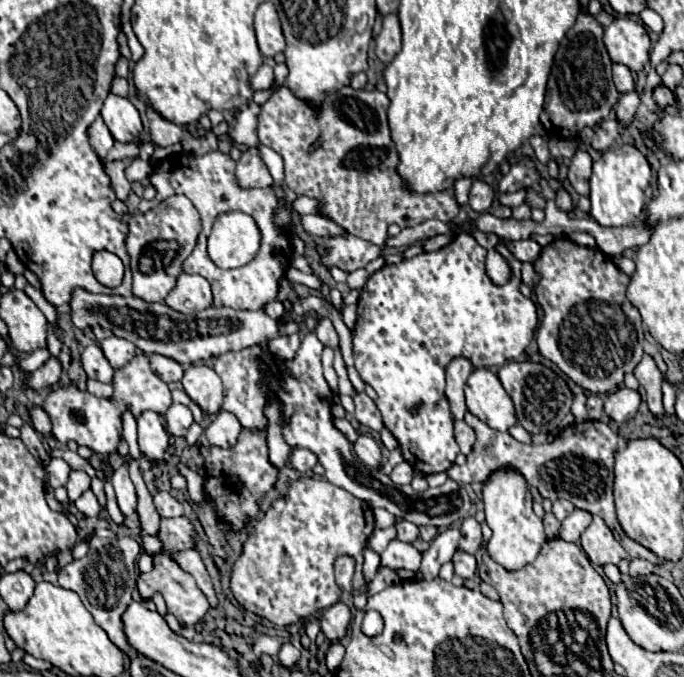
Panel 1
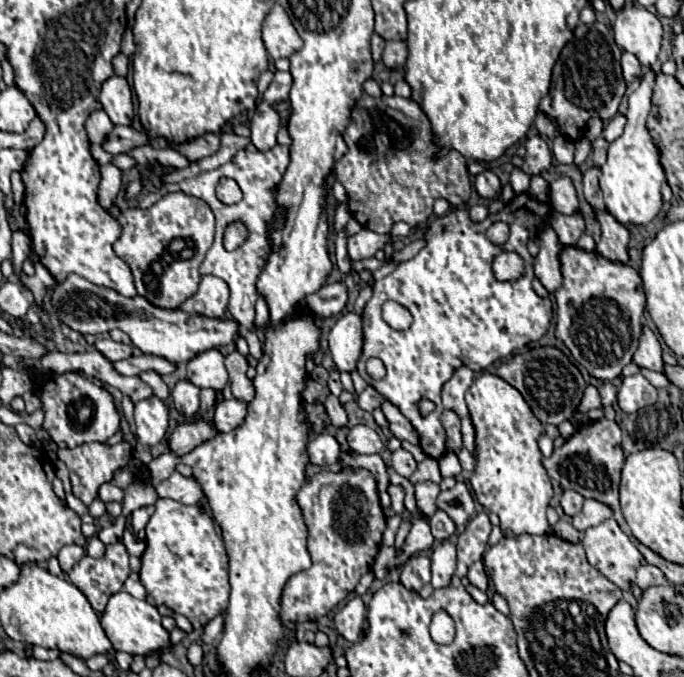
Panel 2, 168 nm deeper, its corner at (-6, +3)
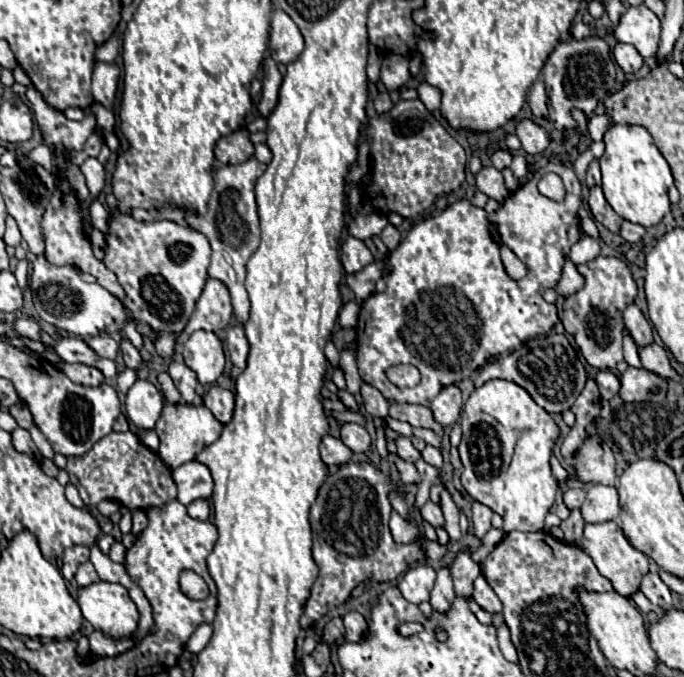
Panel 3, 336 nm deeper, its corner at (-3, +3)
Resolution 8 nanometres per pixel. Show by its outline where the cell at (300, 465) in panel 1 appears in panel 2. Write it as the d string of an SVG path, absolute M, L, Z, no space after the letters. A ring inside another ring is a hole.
M320 434L308 444L308 460L316 466L328 466L338 462L340 444L330 434Z

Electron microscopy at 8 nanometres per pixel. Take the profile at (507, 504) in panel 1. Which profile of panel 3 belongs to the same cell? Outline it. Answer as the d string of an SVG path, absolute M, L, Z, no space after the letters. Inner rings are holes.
M489 380L481 388L475 388L469 400L465 402L463 416L459 420L463 438L457 446L461 462L463 462L463 474L461 484L463 488L481 504L489 506L497 514L503 516L505 524L503 530L523 530L523 532L539 532L543 530L543 520L549 512L549 508L555 502L557 494L557 480L551 472L551 456L555 440L559 438L559 426L553 420L553 416L535 404L535 400L529 396L529 392L515 382L507 380Z

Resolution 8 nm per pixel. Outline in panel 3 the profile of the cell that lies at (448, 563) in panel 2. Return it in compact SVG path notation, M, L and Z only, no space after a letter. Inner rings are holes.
M443 566L437 570L437 582L435 588L431 590L431 606L435 612L443 614L447 612L447 608L451 608L451 600L455 600L455 592L453 592L453 580L449 570Z

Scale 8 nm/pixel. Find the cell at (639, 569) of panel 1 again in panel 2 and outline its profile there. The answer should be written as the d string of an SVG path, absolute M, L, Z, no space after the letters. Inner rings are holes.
M642 564L636 572L636 584L644 590L648 586L656 586L656 584L666 584L666 576L652 564Z

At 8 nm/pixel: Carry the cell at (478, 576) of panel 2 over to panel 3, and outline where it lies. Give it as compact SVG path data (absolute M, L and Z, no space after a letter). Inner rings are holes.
M479 576L479 578L475 580L473 600L475 600L483 610L487 610L489 614L501 614L501 610L503 610L501 600L497 598L497 594L491 590L491 586L487 584L487 580L485 580L483 576Z

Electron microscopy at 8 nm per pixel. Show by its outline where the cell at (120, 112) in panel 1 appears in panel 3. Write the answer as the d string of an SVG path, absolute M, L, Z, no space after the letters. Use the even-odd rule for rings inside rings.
M95 62L93 66L93 98L95 102L101 102L105 108L113 108L117 82L119 82L119 68L109 62Z

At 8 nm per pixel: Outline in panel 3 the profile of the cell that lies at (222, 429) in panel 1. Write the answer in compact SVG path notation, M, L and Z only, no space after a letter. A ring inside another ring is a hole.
M211 386L209 392L203 398L203 404L213 412L213 416L221 422L227 424L233 416L233 408L235 408L235 396L233 392L221 388L221 386Z

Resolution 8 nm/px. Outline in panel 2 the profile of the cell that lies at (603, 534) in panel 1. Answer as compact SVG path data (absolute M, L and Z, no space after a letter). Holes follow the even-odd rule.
M608 518L602 524L588 528L584 532L582 544L592 566L596 566L608 580L612 580L622 590L630 590L642 554L620 530L614 518Z

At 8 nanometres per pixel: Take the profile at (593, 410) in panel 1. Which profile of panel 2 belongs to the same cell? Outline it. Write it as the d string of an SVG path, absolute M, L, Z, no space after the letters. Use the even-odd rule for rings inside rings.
M604 382L604 386L600 388L600 398L602 398L602 406L612 406L616 402L616 386L612 382Z

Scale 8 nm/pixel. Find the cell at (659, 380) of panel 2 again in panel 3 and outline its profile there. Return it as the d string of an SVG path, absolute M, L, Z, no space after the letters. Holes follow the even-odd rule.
M623 328L623 352L625 352L625 362L629 366L635 366L635 368L641 368L641 360L637 356L637 344L631 340L631 334L627 332L627 328Z

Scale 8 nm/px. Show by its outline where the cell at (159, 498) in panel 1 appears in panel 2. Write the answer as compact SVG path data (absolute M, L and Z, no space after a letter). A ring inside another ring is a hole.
M174 472L170 478L160 482L156 486L158 498L172 498L180 504L198 504L200 498L204 496L202 488L194 478L184 478L182 474Z

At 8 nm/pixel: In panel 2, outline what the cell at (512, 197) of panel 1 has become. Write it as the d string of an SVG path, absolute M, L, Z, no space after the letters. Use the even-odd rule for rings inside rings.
M514 168L510 174L510 186L514 190L514 194L526 194L528 186L530 186L530 176L524 174L520 168Z

